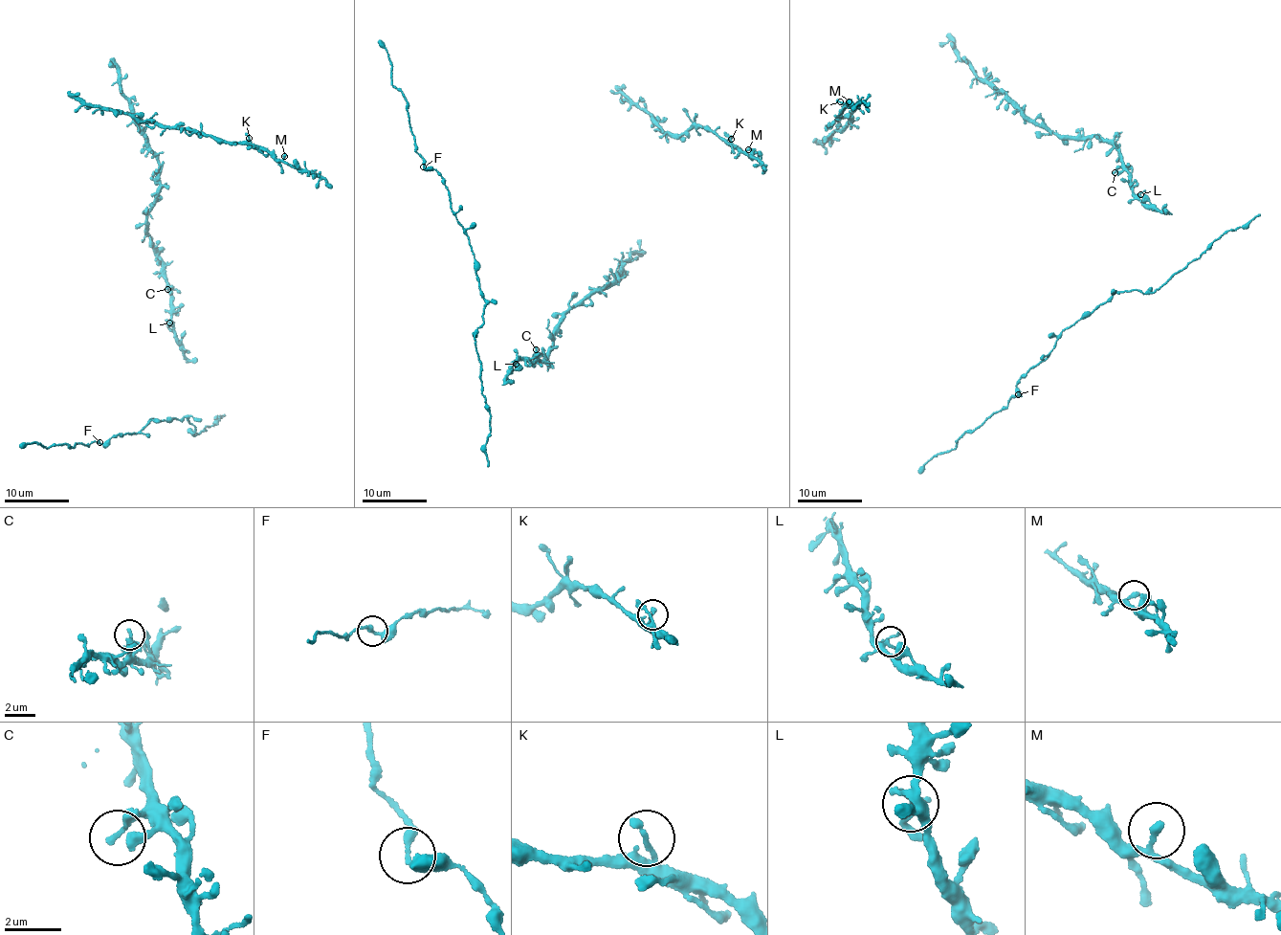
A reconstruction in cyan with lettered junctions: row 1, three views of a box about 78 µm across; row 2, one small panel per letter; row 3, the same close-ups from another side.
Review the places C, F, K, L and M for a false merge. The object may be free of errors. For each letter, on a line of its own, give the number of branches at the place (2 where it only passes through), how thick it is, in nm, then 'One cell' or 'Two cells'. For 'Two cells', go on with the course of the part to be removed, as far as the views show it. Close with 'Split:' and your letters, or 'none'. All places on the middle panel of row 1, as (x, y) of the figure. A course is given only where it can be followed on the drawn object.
C: Branches: 1. Thickness 240 nm. One cell
F: Branches: 2. Thickness 260 nm. One cell
K: Branches: 1. Thickness 260 nm. One cell
L: Branches: 2. Thickness 200 nm. One cell
M: Branches: 2. Thickness 190 nm. One cell
Split: none

